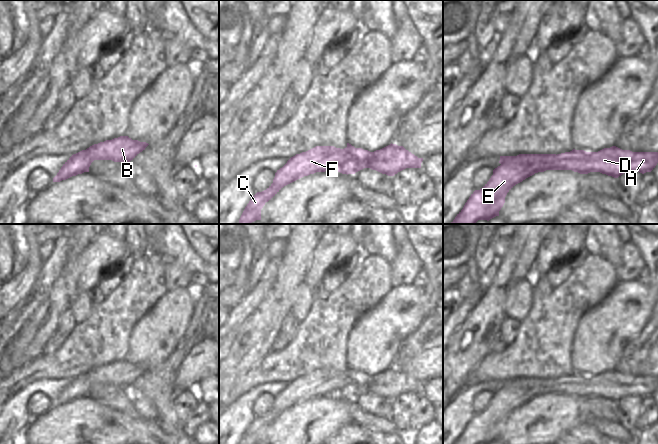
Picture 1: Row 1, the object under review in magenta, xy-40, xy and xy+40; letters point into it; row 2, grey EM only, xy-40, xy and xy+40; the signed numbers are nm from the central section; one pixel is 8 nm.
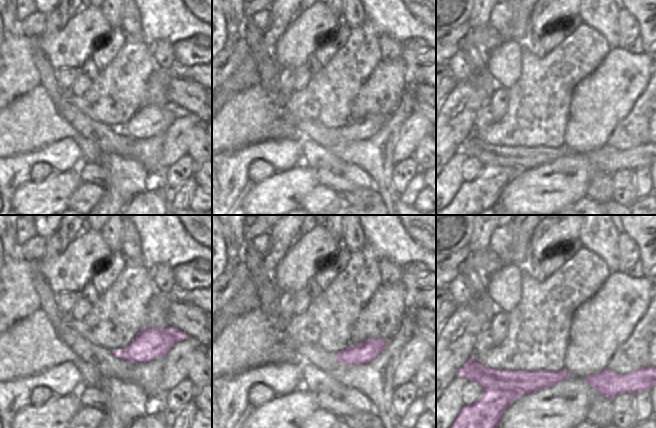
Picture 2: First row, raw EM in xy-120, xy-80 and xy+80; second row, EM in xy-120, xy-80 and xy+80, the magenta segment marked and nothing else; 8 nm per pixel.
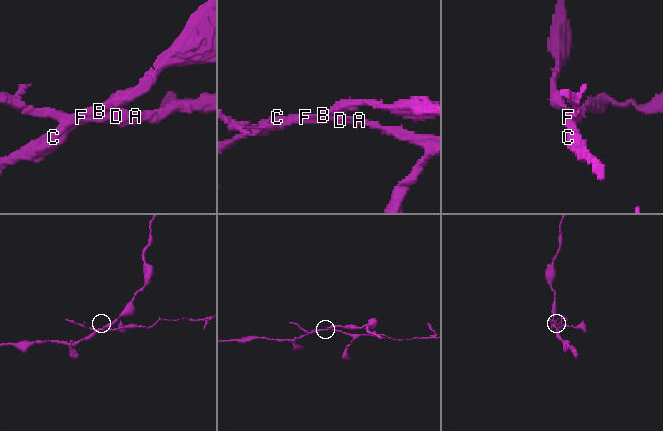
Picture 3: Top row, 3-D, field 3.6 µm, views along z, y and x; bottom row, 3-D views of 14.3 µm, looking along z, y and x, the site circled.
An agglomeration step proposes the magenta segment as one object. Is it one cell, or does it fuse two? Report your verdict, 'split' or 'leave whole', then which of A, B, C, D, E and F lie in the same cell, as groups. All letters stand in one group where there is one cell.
split | A D / B C E F

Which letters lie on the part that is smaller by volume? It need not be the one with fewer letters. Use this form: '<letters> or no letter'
A, D

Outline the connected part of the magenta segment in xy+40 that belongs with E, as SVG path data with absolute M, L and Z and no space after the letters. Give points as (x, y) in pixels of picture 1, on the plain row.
M510 384L501 388L493 394L493 399L489 405L480 413L475 414L463 433L457 438L454 444L490 444L499 440L499 435L505 427L507 417L518 407L535 398L535 393L528 386Z

